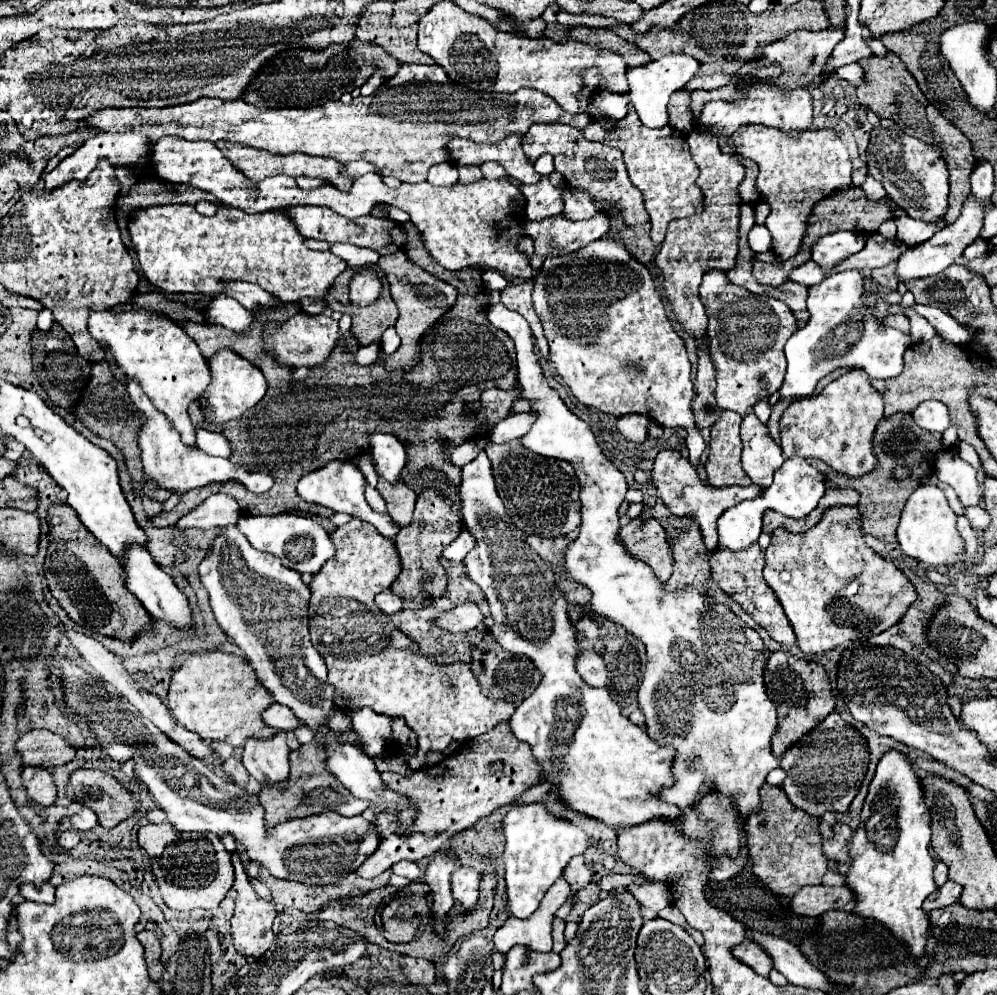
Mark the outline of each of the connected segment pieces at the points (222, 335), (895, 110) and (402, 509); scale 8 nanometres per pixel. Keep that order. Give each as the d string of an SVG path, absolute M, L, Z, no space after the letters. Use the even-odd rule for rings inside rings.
M482 268L476 270L476 286L474 286L474 276L472 270L460 270L460 272L452 272L450 278L454 278L456 288L458 288L458 298L456 304L452 306L452 310L448 310L420 340L420 360L408 370L408 372L400 372L400 370L386 370L384 366L384 350L380 348L378 360L370 366L360 366L356 362L356 352L360 348L358 340L352 336L352 332L344 334L344 342L346 348L334 348L332 358L328 360L326 366L322 366L320 370L310 370L310 374L300 380L300 382L290 382L290 368L280 366L274 362L274 358L270 358L264 352L264 344L262 344L262 328L264 324L258 322L258 318L264 312L252 312L254 314L254 322L252 328L248 332L232 332L208 322L190 322L186 320L182 324L182 328L188 332L188 336L194 338L194 342L198 344L202 356L208 360L208 356L214 356L218 350L222 348L230 348L236 350L236 354L244 356L248 362L252 362L256 368L262 370L262 374L268 380L268 392L266 396L256 404L254 410L246 412L244 416L230 420L222 426L222 434L230 440L232 446L232 456L230 460L236 464L246 466L248 470L256 470L260 468L262 472L272 472L272 478L276 478L274 486L264 492L254 496L254 492L248 492L244 488L244 484L240 482L214 482L210 486L204 486L200 490L190 490L182 496L182 500L178 502L178 506L172 511L163 512L151 519L152 523L159 528L169 527L174 525L182 516L186 516L188 512L192 512L194 508L198 508L208 496L212 494L228 494L232 496L244 514L282 514L282 512L304 512L304 514L316 514L322 518L328 518L332 512L324 506L316 506L316 504L308 504L306 500L302 500L296 494L296 484L298 480L308 474L310 470L318 470L324 464L332 462L332 460L352 460L354 456L362 454L362 450L368 448L368 432L388 432L394 434L396 438L404 440L410 444L408 448L408 470L412 474L420 472L426 466L432 466L436 470L442 470L444 474L448 474L448 482L450 484L458 484L460 482L460 470L456 466L452 466L440 452L438 446L438 438L448 438L452 444L460 444L464 440L468 440L474 434L474 424L468 422L462 414L464 406L468 408L468 404L478 402L480 392L486 388L514 388L516 386L516 352L514 352L514 342L510 336L504 336L502 330L492 328L492 324L486 320L484 316L484 306L480 306L474 300L474 292L476 290L484 290L482 284Z
M888 52L886 56L872 54L870 58L858 60L858 64L864 68L864 84L856 88L856 94L858 94L858 102L864 108L870 108L878 116L898 120L900 126L908 126L908 132L912 136L920 140L934 140L944 148L944 158L950 170L950 196L948 196L946 220L948 224L952 224L960 216L960 206L970 192L970 174L976 164L976 158L972 156L970 140L960 130L956 130L946 118L942 118L942 114L924 98L914 76L906 70L904 62L896 54L892 52Z
M378 478L376 490L386 500L386 508L392 520L398 522L400 526L408 526L412 522L416 494L402 480L396 484L388 484L384 478Z

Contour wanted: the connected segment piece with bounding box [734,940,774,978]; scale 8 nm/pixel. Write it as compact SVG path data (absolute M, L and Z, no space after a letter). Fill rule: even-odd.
M754 940L742 942L742 944L734 950L734 956L736 956L738 960L742 960L744 964L748 964L754 972L758 972L758 974L764 976L764 978L766 978L766 976L770 974L770 970L774 968L768 952L764 952L764 950L760 948L760 944L754 944Z

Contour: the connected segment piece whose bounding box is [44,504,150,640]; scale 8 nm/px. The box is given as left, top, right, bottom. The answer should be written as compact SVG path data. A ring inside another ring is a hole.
M52 504L46 516L50 524L50 546L44 560L44 576L48 588L68 616L94 634L132 640L138 630L150 628L144 606L128 592L122 578L122 564L104 548L92 532L84 528L76 512L68 504ZM62 546L62 548L60 548Z

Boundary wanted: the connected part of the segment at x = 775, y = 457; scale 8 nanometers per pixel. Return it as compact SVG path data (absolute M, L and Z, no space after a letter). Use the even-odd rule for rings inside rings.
M754 412L742 418L742 466L754 484L768 488L772 484L774 472L784 464L784 454L780 446L768 432L768 426L758 420Z

